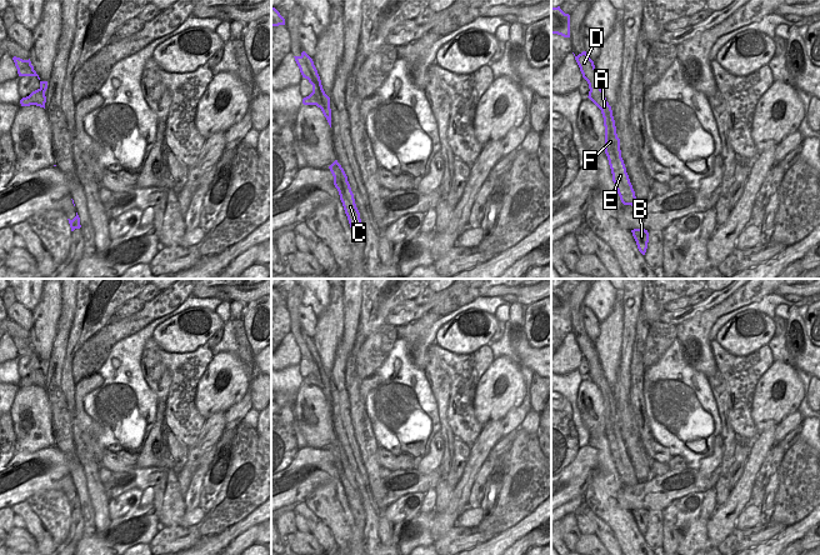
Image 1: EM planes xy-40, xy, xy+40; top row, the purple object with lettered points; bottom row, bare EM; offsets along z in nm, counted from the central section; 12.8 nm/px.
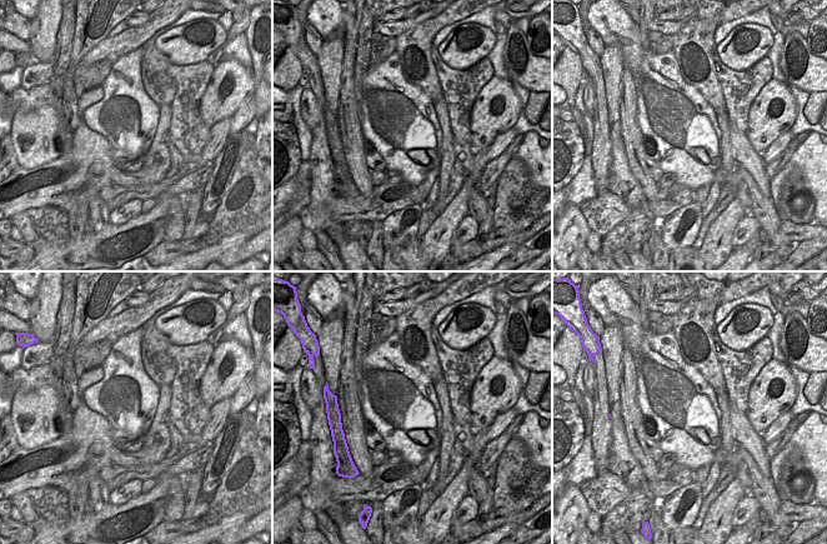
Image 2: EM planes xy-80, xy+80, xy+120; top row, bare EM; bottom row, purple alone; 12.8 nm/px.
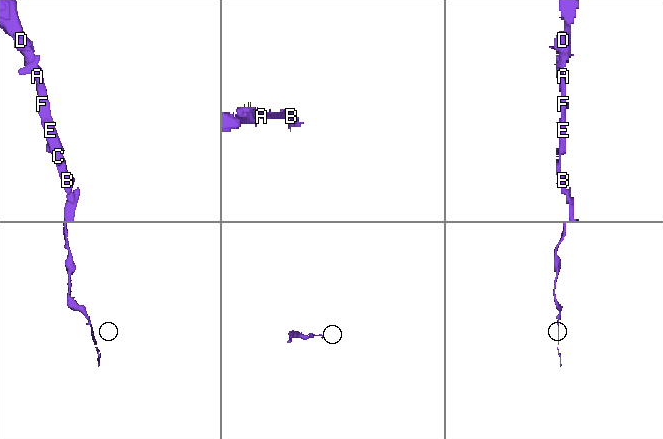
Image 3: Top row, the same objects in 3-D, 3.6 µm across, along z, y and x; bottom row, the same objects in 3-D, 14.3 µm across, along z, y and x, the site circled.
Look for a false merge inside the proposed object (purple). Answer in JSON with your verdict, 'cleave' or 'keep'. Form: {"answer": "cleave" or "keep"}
{"answer": "cleave"}

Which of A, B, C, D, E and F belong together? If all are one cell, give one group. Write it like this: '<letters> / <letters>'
A B C E F / D

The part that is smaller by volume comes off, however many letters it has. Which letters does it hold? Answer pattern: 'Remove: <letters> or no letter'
Remove: A, B, C, E, F.

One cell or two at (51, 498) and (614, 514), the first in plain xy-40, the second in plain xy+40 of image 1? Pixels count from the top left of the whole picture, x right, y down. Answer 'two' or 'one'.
one

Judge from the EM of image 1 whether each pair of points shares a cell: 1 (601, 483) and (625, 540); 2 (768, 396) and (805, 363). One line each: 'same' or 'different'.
1: same
2: different

